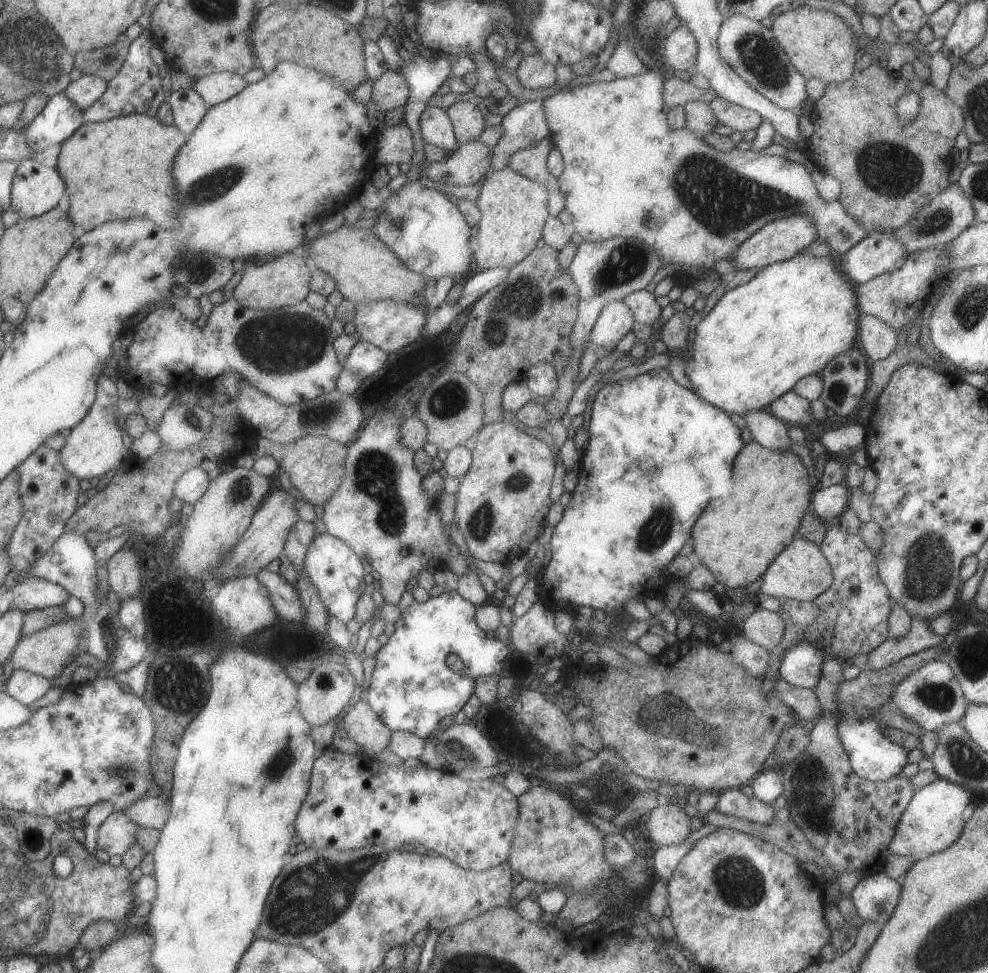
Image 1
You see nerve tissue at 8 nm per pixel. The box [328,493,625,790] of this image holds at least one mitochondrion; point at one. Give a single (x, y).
(481, 522)

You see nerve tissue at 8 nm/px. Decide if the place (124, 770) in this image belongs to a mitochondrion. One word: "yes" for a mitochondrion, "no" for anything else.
yes

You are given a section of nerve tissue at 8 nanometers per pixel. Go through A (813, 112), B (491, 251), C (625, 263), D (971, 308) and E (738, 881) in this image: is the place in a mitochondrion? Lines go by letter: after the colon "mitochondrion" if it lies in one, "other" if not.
A: other
B: other
C: mitochondrion
D: mitochondrion
E: mitochondrion

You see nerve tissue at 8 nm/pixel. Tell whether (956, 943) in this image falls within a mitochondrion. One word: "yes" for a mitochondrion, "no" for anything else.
yes

